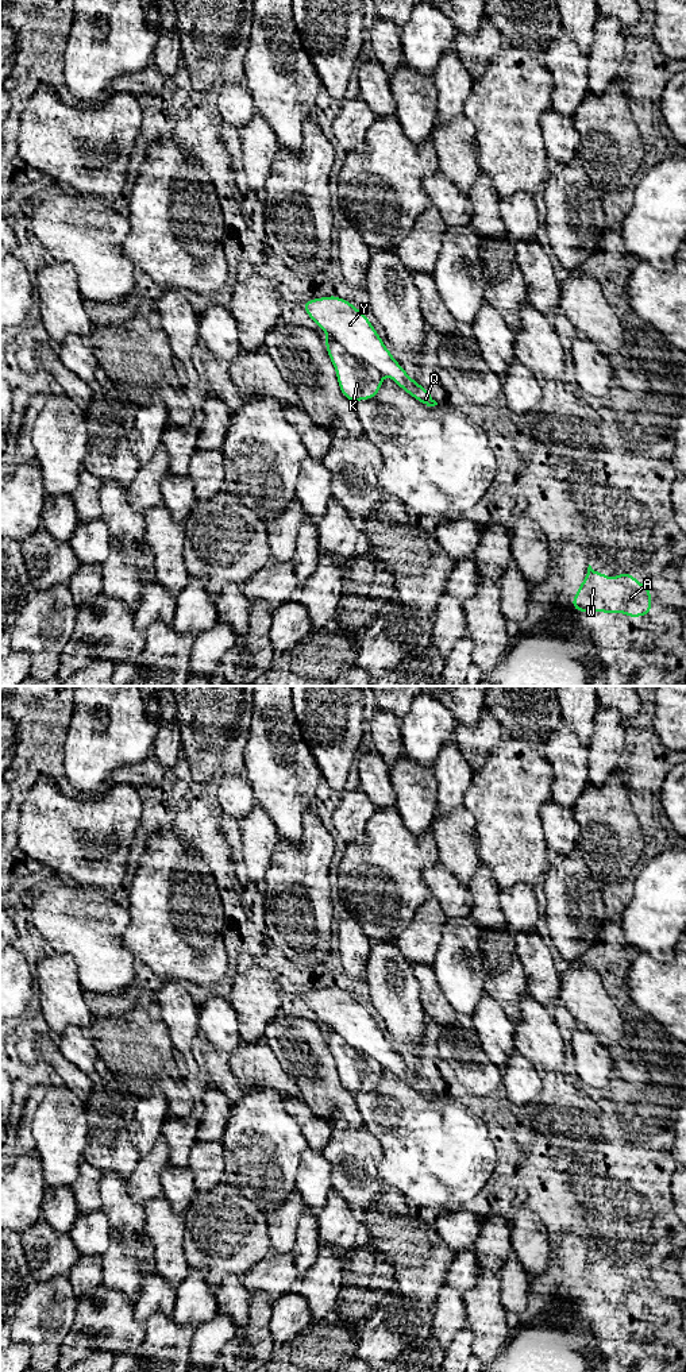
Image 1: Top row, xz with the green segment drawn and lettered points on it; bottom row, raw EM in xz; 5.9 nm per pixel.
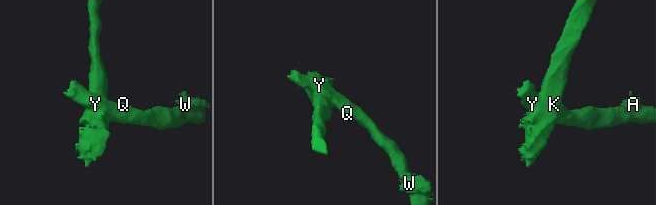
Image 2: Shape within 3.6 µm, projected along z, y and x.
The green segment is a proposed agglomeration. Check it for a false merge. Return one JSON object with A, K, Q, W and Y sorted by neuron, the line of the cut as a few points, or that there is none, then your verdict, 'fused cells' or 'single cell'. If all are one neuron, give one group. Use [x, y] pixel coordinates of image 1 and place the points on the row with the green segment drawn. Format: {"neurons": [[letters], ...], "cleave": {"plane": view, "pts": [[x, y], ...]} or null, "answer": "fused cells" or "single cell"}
{"neurons": [["A", "Q", "W", "Y"], ["K"]], "cleave": {"plane": "xz", "pts": [[328, 338], [339, 343], [351, 355], [374, 366], [382, 374]]}, "answer": "fused cells"}

